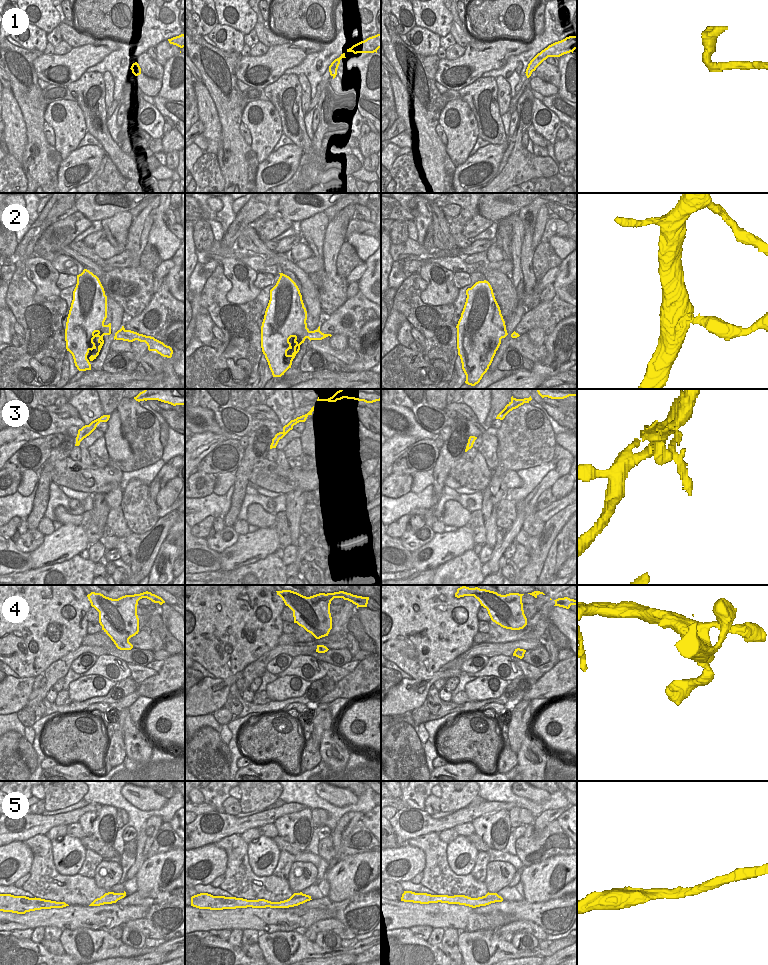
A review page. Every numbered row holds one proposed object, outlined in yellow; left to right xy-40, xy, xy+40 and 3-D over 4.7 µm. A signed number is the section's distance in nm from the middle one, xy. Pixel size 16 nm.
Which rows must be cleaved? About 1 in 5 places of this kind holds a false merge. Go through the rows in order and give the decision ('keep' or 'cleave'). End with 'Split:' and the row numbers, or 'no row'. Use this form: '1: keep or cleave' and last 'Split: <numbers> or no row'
1: cleave
2: keep
3: keep
4: keep
5: keep
Split: 1

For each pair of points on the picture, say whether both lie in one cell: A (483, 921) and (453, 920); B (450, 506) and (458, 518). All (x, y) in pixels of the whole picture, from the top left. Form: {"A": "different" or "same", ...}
{"A": "same", "B": "same"}

